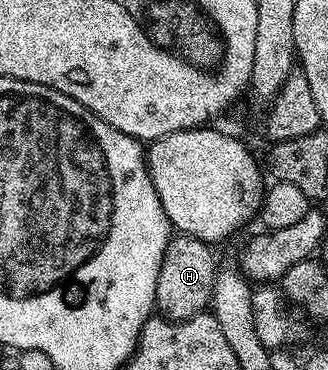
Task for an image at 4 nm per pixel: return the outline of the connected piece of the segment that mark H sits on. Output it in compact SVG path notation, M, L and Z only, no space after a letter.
M176 234L166 246L162 266L158 270L155 311L166 320L189 320L211 305L218 261L213 245L193 236Z

